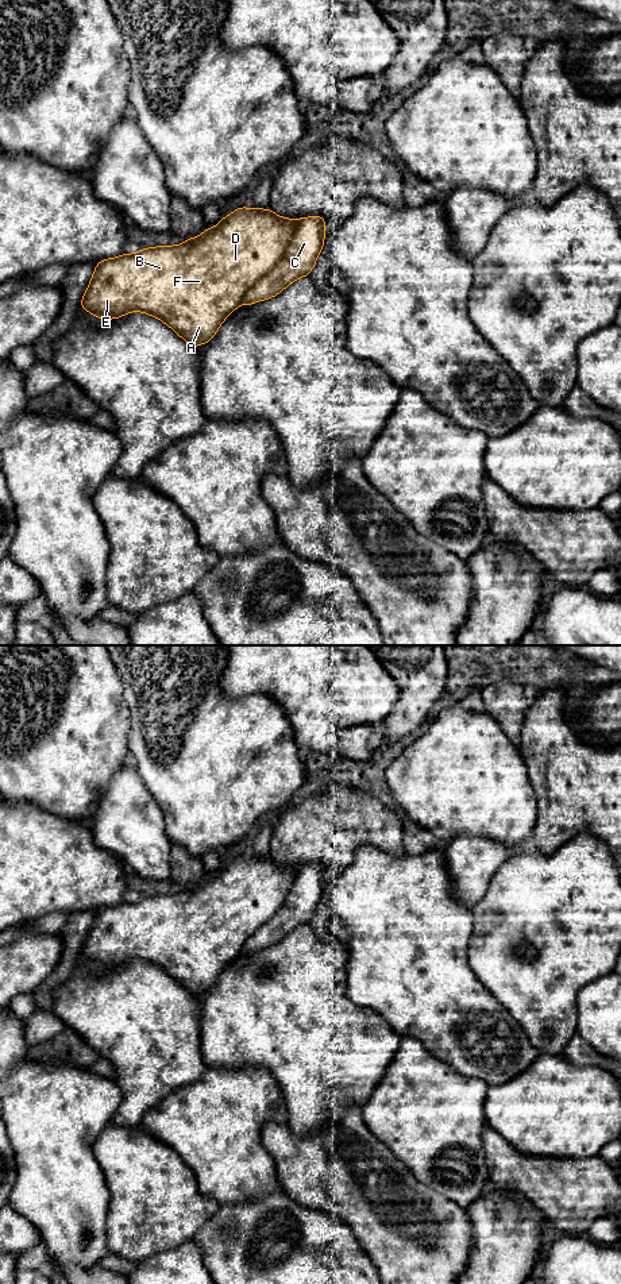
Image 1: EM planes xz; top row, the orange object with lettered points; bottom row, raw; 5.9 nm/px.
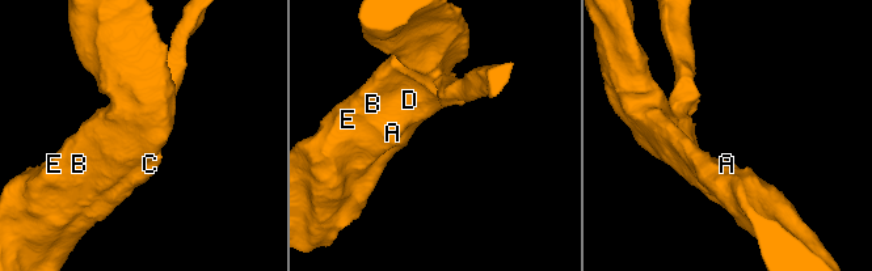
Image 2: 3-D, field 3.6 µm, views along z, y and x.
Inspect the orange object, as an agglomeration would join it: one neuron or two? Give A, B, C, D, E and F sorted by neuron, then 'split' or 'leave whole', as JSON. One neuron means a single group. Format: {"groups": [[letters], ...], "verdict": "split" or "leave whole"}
{"groups": [["A", "B", "C", "D", "E", "F"]], "verdict": "leave whole"}

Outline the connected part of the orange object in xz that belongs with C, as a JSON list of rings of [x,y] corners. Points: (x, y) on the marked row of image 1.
[[[242,207],[185,243],[103,259],[96,265],[81,308],[107,320],[135,311],[147,313],[196,348],[208,343],[240,304],[271,298],[297,278],[308,277],[323,250],[324,235],[321,216],[285,219],[271,209]]]

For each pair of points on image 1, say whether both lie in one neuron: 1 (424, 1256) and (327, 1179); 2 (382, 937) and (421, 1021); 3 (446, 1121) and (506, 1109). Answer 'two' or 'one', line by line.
1: one
2: one
3: two

